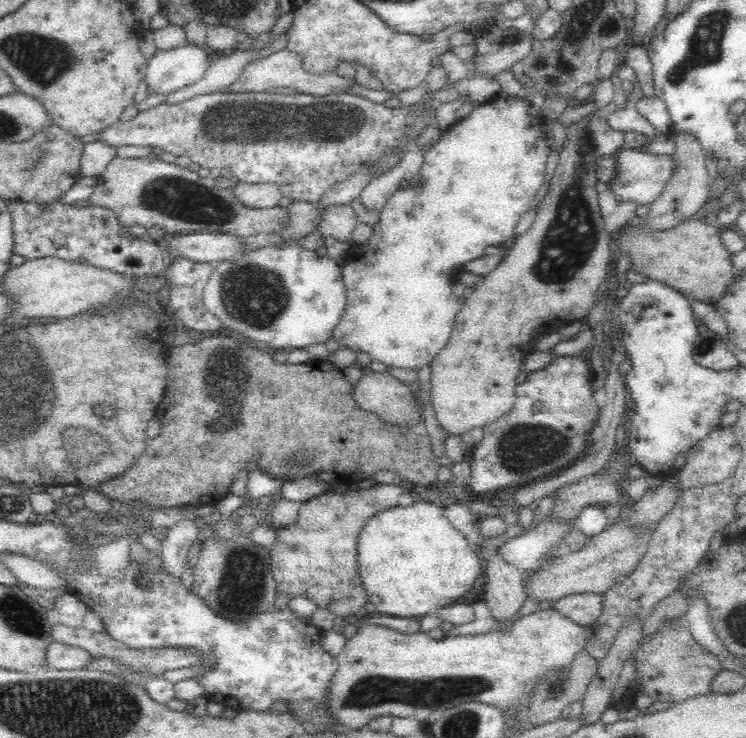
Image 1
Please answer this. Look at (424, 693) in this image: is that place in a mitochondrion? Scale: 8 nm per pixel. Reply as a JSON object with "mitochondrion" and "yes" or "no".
{"mitochondrion":"yes"}

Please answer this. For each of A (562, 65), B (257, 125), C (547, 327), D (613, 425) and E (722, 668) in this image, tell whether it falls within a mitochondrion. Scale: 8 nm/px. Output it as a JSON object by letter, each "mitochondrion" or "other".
{"A":"mitochondrion","B":"mitochondrion","C":"other","D":"other","E":"other"}

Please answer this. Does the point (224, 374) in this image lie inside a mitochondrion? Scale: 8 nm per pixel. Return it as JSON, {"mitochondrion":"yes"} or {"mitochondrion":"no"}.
{"mitochondrion":"yes"}

